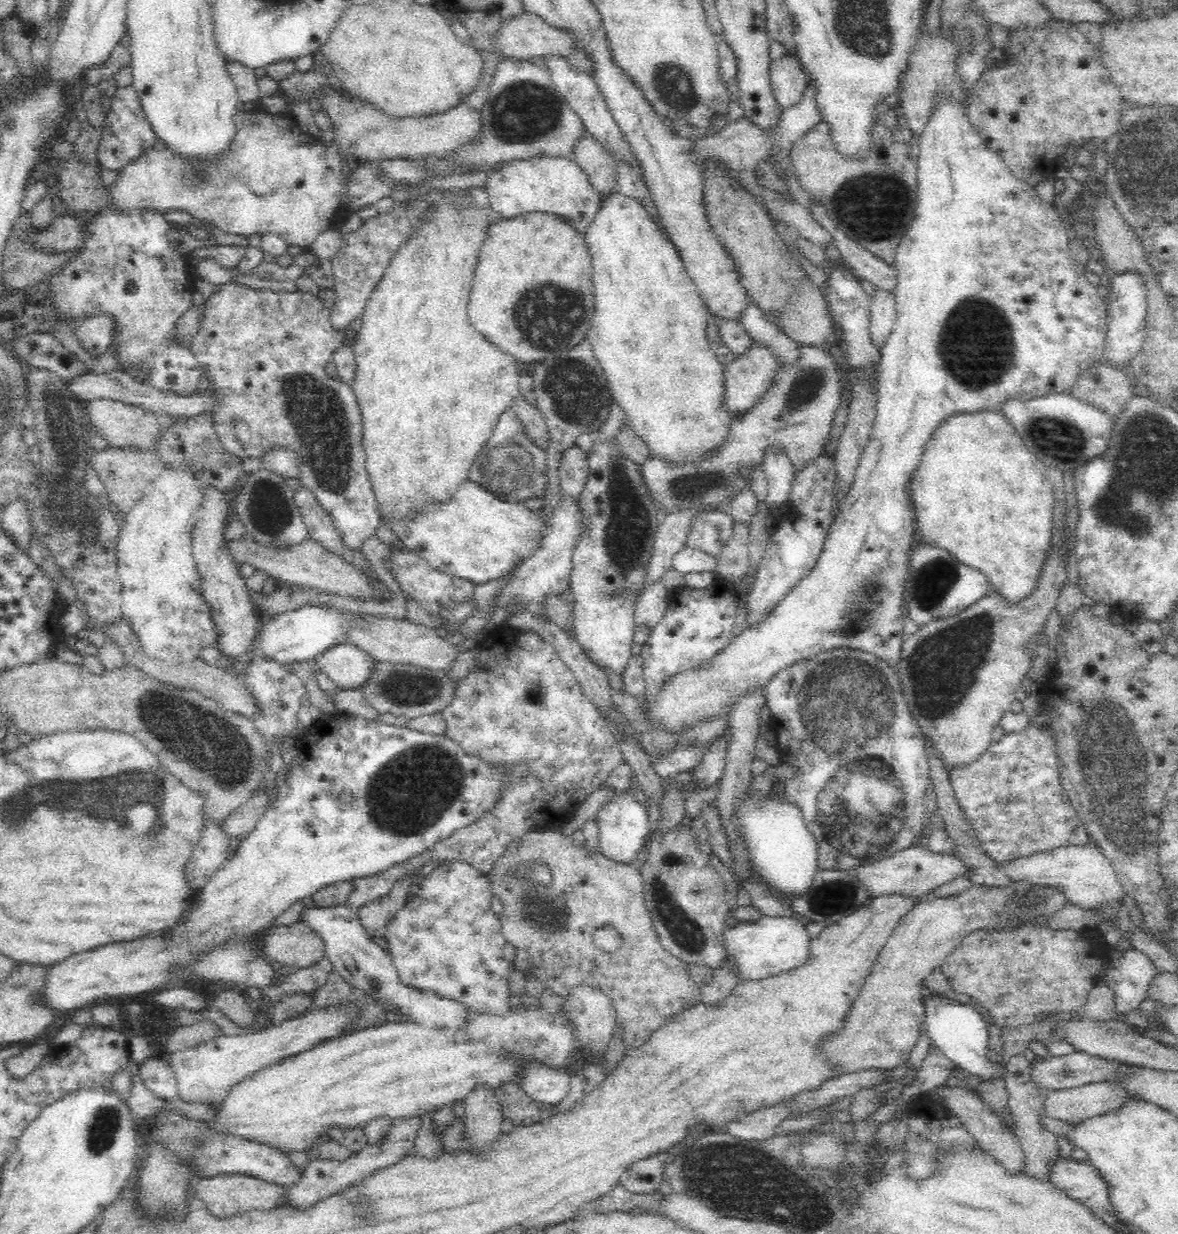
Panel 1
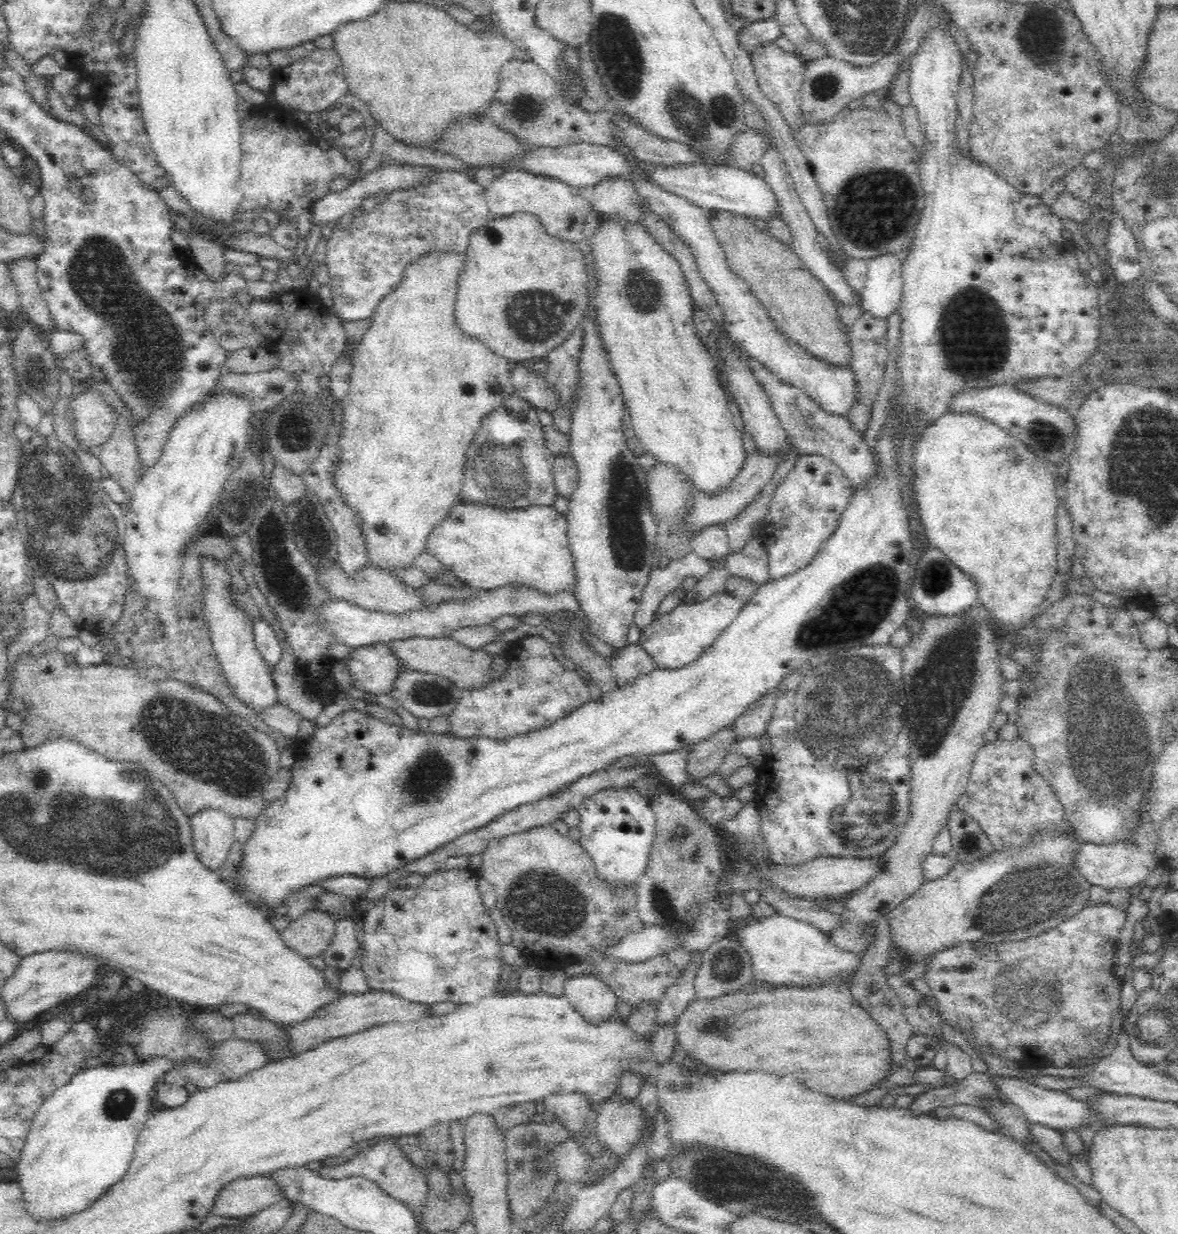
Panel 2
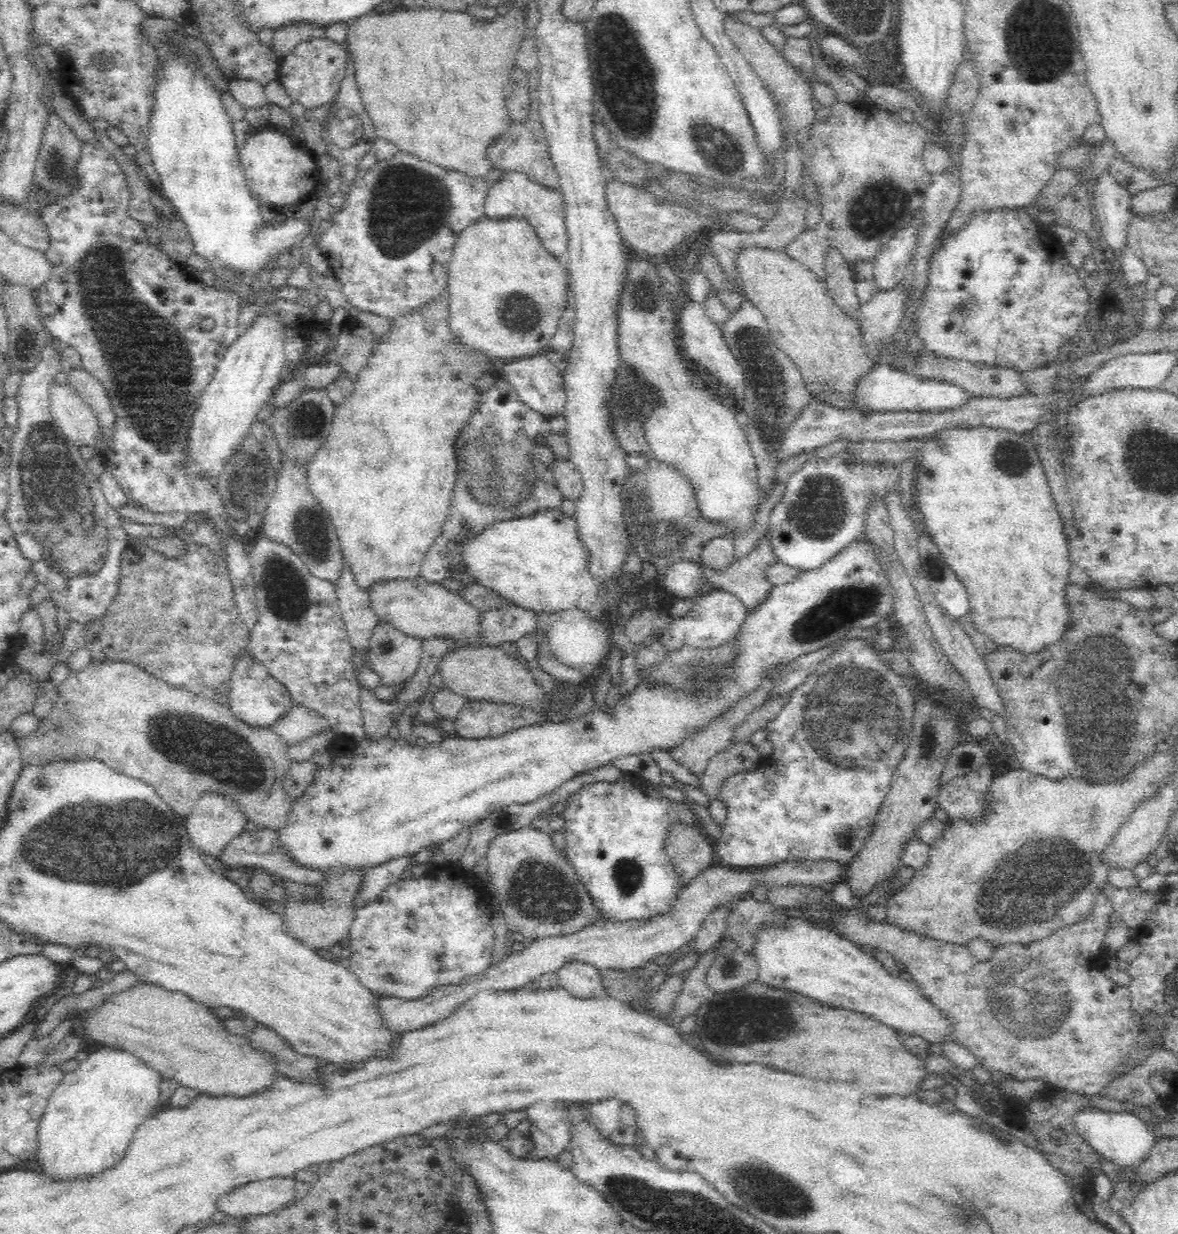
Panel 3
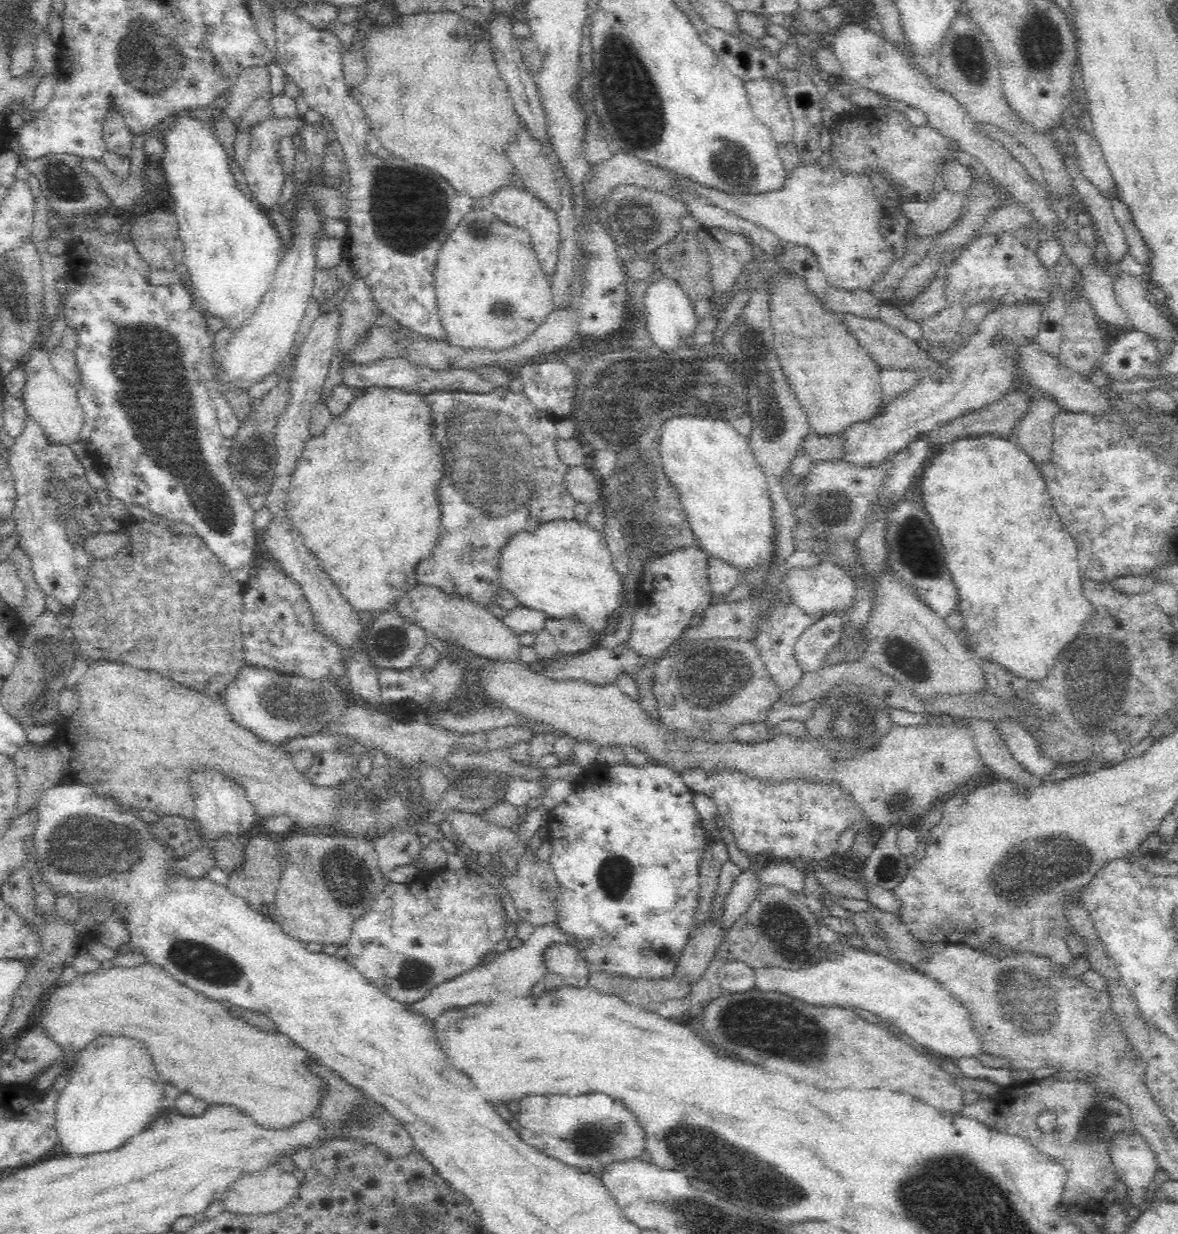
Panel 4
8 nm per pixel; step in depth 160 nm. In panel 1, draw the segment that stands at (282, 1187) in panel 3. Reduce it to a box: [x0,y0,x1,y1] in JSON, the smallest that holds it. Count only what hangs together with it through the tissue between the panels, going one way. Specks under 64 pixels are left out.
[196,1173,284,1218]

